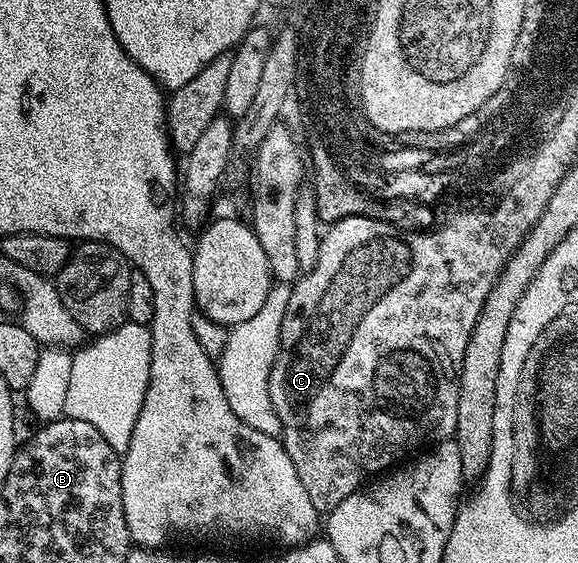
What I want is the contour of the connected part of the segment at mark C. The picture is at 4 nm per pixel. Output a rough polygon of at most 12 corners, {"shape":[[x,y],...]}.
{"shape":[[554,188],[428,237],[323,231],[268,377],[310,504],[458,424]]}

